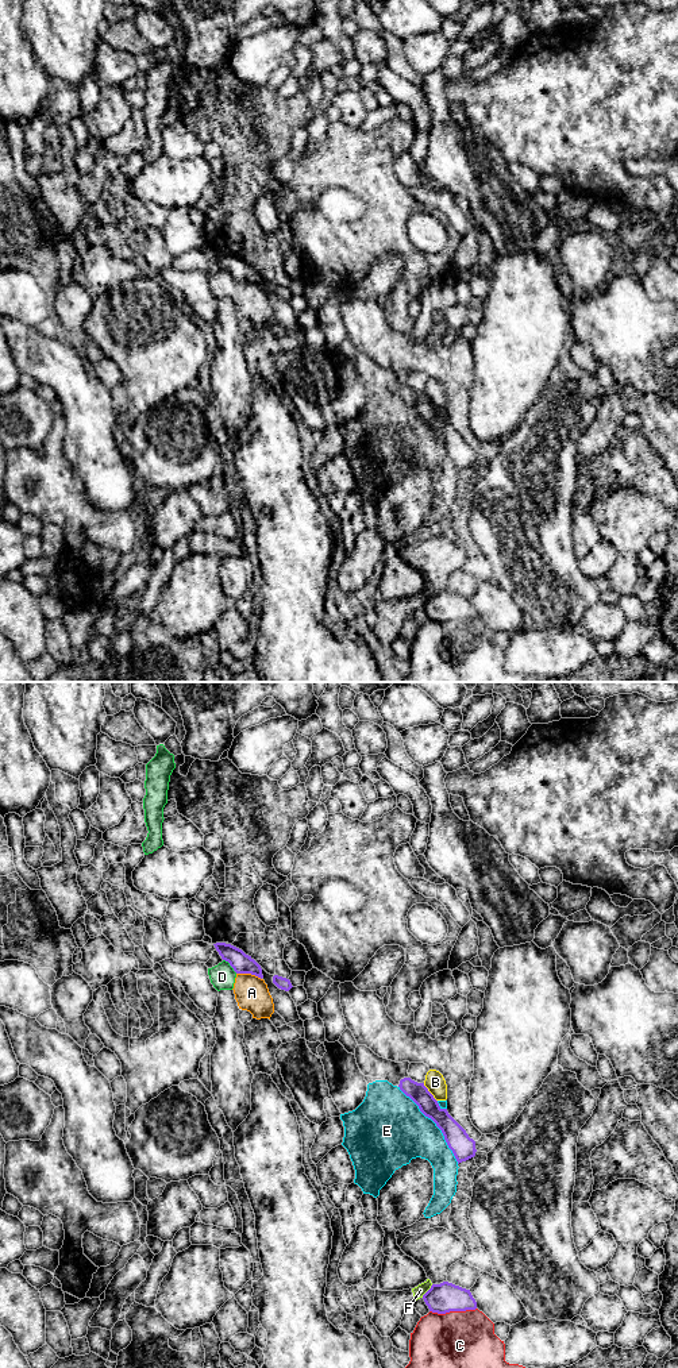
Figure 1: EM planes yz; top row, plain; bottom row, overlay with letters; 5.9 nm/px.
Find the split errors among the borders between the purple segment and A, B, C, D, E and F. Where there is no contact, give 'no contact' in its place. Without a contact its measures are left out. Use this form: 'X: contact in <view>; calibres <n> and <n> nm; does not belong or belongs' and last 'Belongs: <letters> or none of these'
A: contact in yz; calibres 120 and 200 nm; does not belong
B: contact in yz; calibres 110 and 120 nm; does not belong
C: contact in yz; calibres 180 and 340 nm; does not belong
D: contact in yz; calibres 120 and 150 nm; does not belong
E: contact in yz; calibres 140 and 380 nm; does not belong
F: contact in yz; calibres 180 and 70 nm; does not belong
Belongs: none of these

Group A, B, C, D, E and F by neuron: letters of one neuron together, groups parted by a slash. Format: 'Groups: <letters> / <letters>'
Groups: A D / B / C / E / F

